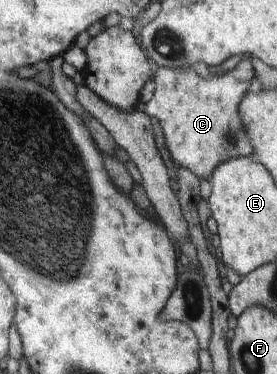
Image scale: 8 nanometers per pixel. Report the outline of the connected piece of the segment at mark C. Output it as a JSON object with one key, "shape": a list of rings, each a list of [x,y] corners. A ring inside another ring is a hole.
{"shape":[[[245,55],[228,74],[213,75],[210,79],[200,78],[191,66],[159,66],[155,71],[155,92],[145,104],[144,115],[159,121],[172,162],[207,180],[217,163],[231,157],[253,156],[253,145],[241,123],[238,107],[243,95],[249,92],[253,77],[250,59]]]}

